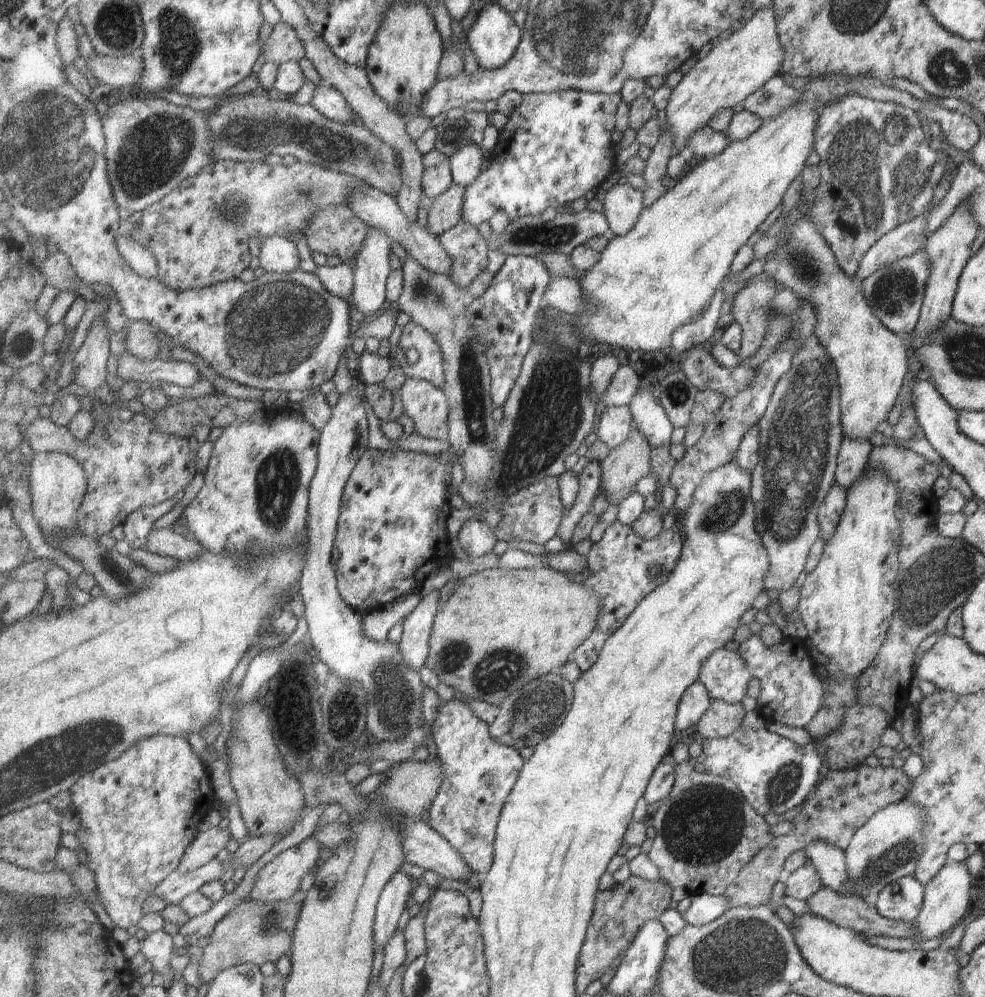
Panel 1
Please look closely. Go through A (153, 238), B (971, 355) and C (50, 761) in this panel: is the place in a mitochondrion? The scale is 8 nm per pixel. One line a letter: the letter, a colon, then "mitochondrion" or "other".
A: other
B: mitochondrion
C: mitochondrion

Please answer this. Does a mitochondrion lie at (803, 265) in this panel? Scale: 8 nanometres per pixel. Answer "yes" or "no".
yes

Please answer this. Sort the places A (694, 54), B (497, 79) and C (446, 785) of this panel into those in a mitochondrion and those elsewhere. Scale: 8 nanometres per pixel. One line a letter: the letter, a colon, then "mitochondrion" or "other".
A: other
B: other
C: other

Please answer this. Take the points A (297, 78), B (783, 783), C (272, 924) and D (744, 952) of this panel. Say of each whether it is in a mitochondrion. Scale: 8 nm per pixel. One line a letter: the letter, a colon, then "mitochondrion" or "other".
A: other
B: mitochondrion
C: mitochondrion
D: mitochondrion

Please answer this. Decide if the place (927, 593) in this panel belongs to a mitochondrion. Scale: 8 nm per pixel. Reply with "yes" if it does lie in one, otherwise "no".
yes

